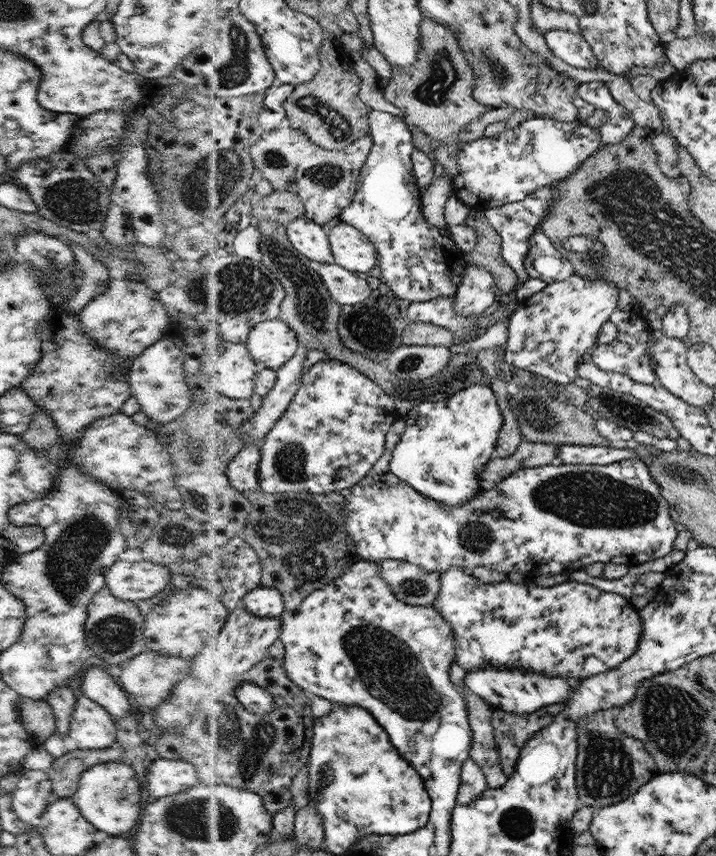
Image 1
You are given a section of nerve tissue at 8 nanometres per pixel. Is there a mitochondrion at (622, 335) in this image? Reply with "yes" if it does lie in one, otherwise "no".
no

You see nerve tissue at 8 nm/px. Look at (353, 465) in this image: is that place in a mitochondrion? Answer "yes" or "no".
no

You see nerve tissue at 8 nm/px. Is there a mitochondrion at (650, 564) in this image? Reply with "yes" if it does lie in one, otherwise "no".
no

